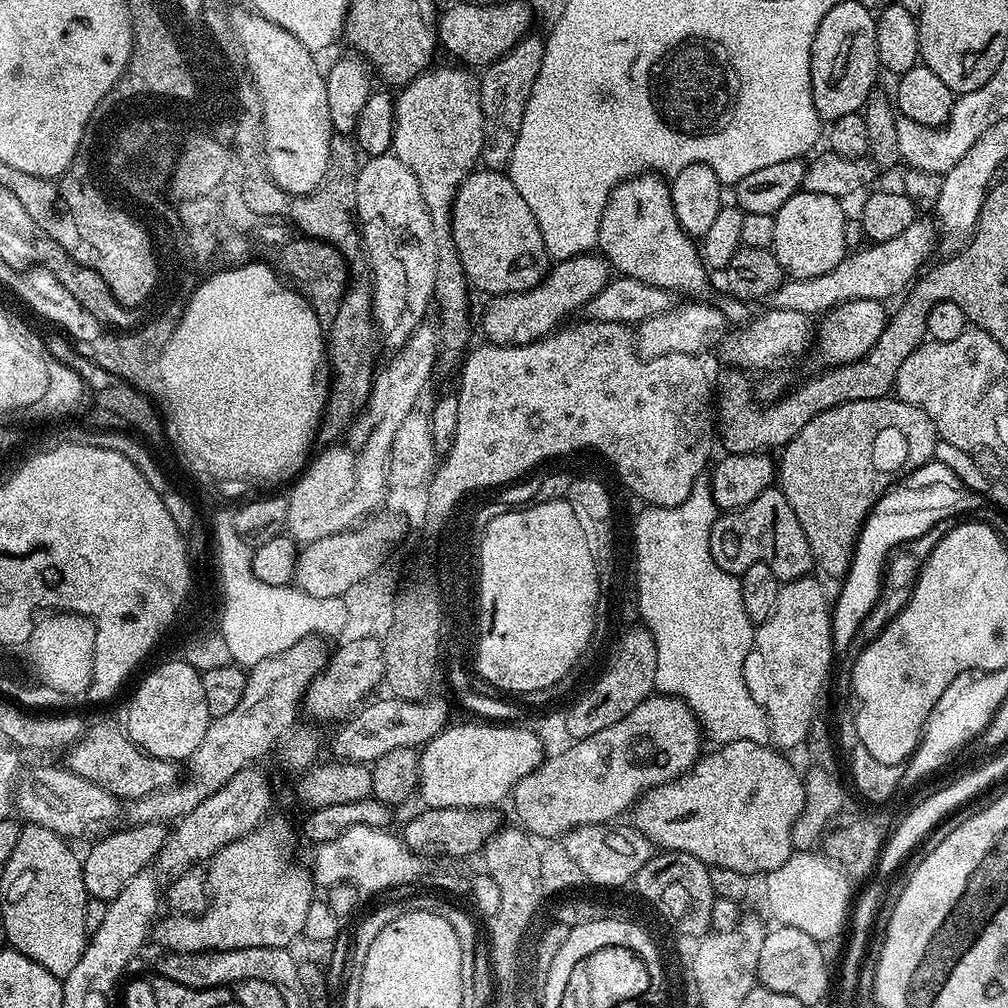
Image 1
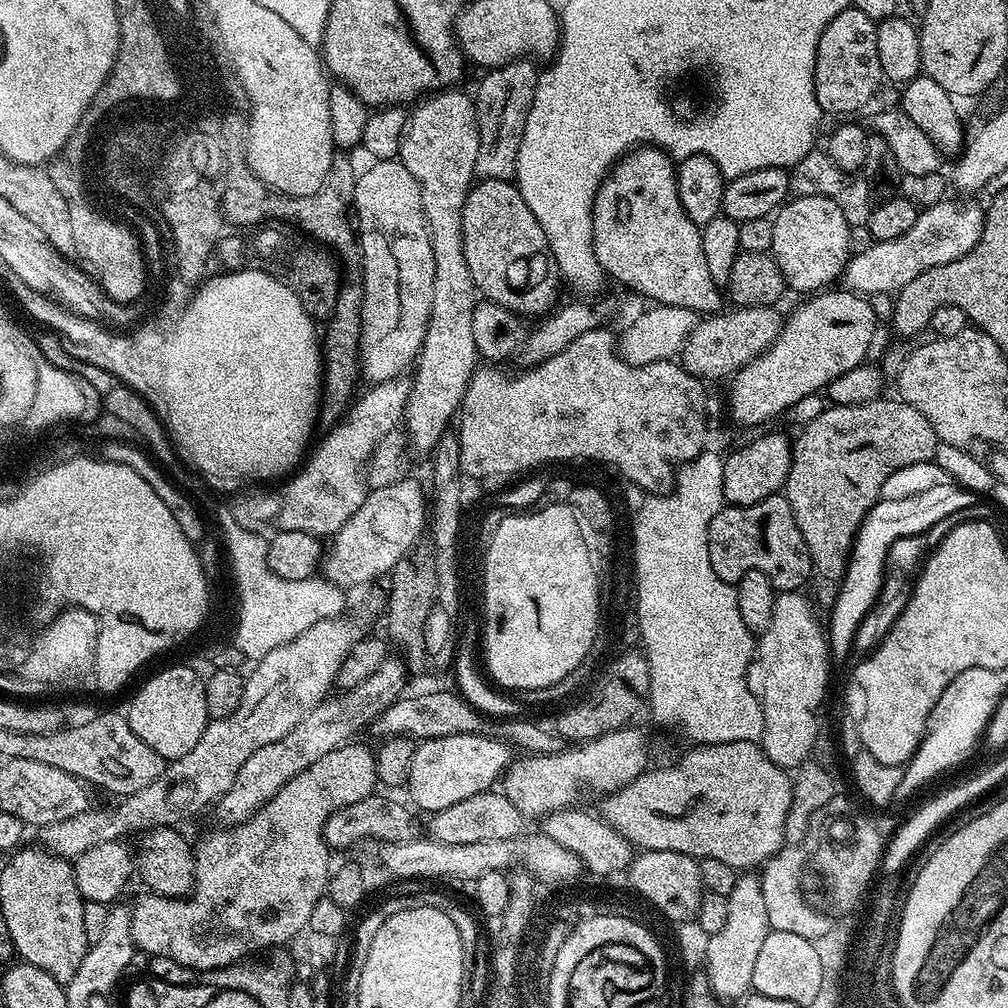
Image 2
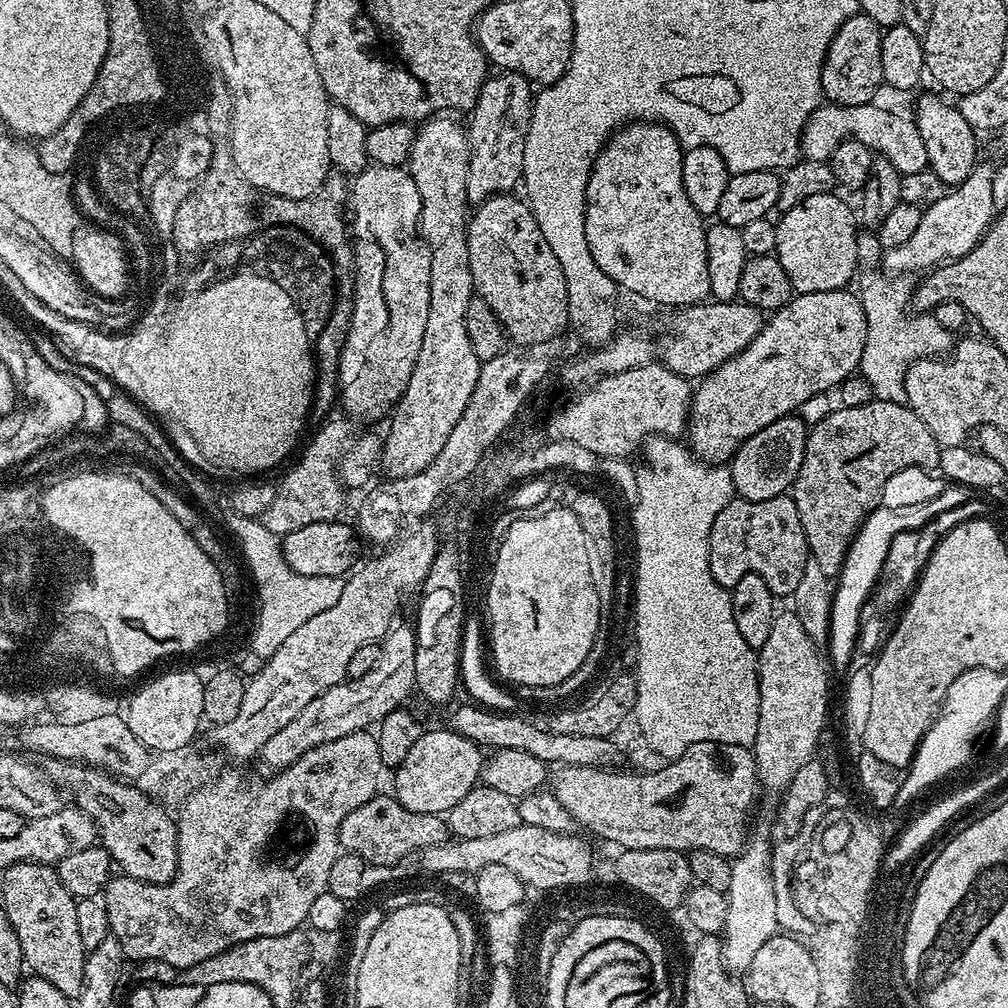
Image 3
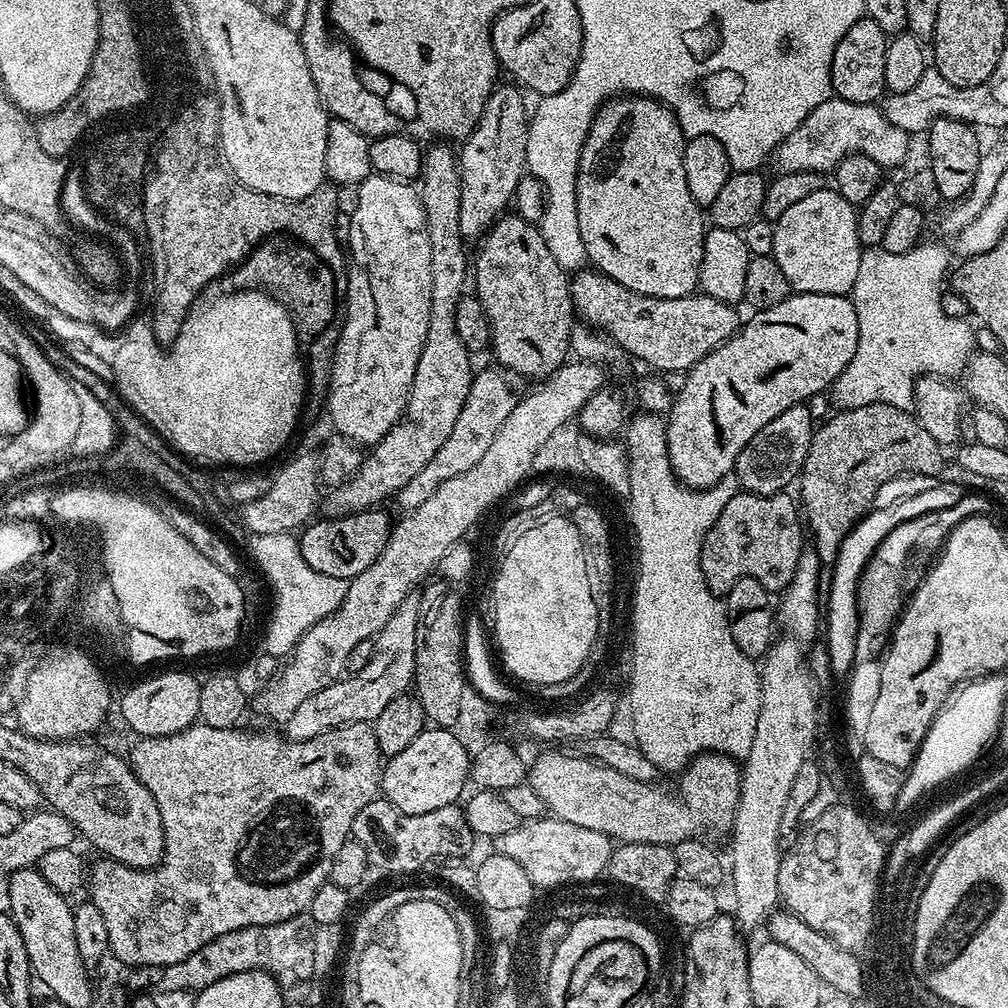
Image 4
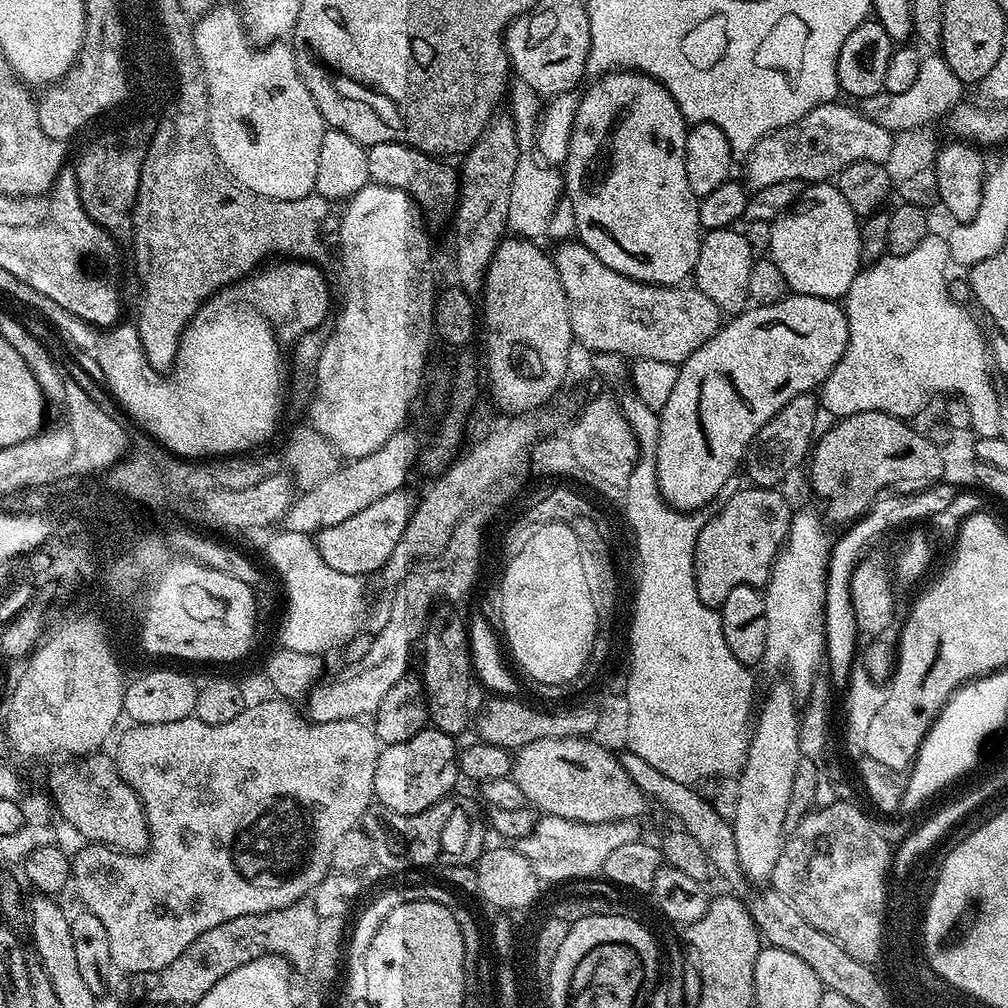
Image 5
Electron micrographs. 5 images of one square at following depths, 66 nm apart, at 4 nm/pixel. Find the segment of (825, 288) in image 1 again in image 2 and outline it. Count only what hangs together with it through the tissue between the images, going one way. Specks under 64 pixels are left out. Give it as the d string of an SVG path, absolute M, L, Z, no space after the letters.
M945 198L934 206L917 211L914 226L899 238L877 240L866 250L856 252L844 267L843 287L868 298L895 294L925 270L957 261L969 253L981 238L985 211L972 204L966 206L950 201Z

